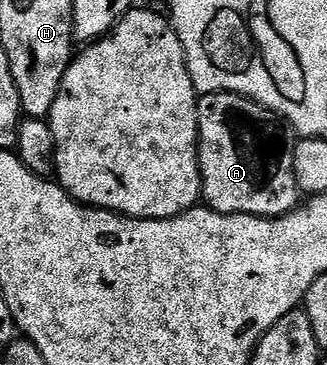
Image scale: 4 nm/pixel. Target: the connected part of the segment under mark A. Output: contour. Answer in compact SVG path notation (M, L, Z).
M237 93L204 94L197 102L197 144L204 204L216 213L246 213L252 217L281 217L297 208L303 194L295 179L294 142L289 141L284 128L277 114Z

